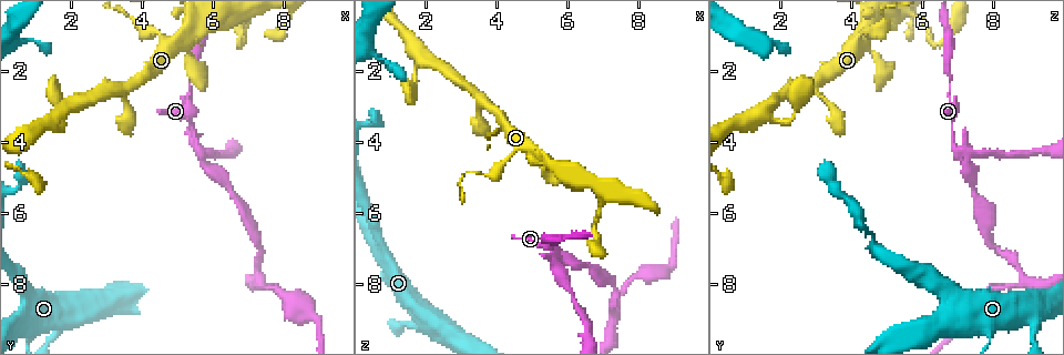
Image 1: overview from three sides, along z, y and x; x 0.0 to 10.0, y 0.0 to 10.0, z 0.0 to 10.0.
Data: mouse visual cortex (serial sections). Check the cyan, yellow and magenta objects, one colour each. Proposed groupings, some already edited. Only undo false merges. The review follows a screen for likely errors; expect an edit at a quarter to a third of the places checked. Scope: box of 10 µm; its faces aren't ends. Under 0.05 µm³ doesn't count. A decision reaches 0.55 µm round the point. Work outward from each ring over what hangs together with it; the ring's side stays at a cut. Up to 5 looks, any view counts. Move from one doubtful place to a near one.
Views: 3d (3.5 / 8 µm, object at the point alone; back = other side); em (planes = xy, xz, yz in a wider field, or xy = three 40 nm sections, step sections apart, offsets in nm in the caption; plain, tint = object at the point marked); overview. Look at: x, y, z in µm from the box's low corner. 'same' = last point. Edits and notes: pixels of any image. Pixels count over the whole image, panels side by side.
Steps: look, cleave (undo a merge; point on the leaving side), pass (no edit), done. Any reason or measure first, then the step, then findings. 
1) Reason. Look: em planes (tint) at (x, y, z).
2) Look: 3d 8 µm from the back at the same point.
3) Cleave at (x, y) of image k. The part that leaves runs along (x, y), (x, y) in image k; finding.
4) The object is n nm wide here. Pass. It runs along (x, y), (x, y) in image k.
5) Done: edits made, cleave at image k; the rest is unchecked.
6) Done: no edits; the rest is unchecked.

Calibre changes. Look: 3d 3.5 µm from the back at (4.30, 0.90, 4.50).

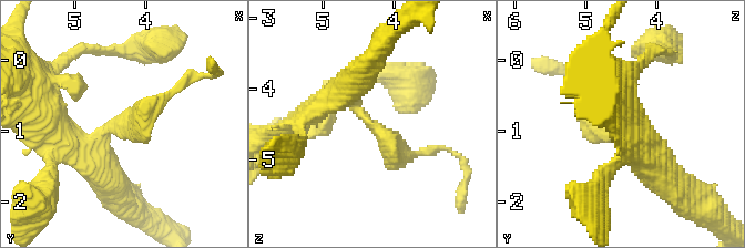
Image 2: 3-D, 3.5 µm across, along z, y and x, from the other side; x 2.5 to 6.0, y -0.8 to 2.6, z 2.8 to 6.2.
Need the tissue. Look: em xy step 2 (plain) at (4.25, 0.90, 4.60).

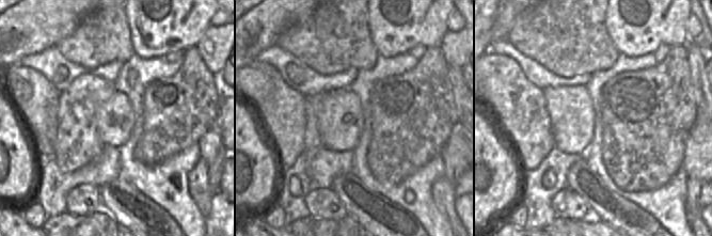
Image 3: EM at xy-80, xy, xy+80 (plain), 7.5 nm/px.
Look: em xy step 2 (tint) at the same point.

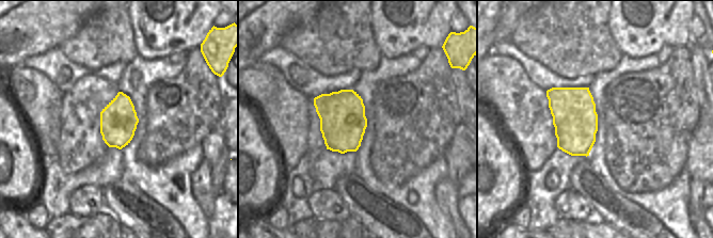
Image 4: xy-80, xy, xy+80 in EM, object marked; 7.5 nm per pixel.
Pass. It runs along (90, 156), (179, 85) in image 2; one cell here.

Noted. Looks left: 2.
Thick turns thin. Look: 3d 3.5 µm at (5.70, 4.40, 7.10).

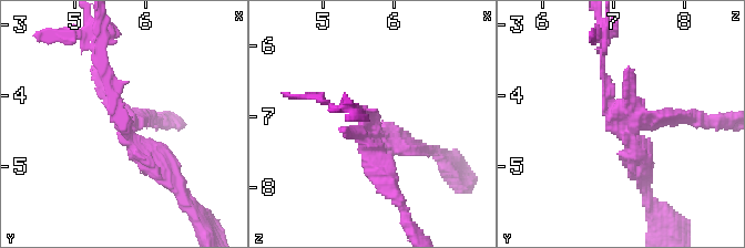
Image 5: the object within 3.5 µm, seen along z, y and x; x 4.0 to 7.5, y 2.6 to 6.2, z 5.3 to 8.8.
Now the EM. Look: em xy step 1 (tint) at (5.75, 4.40, 7.10).

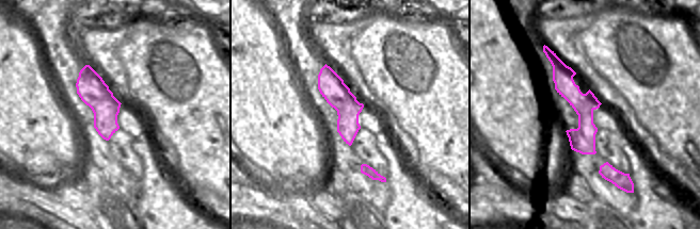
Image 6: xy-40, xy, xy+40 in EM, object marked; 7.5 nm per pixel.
Cleave at (371, 168) of image 5. The part that leaves runs along (371, 132), (409, 226) in image 5; a second cell is stuck on.

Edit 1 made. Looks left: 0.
Done: edits made, cleave at image 5; the rest is unchecked.

